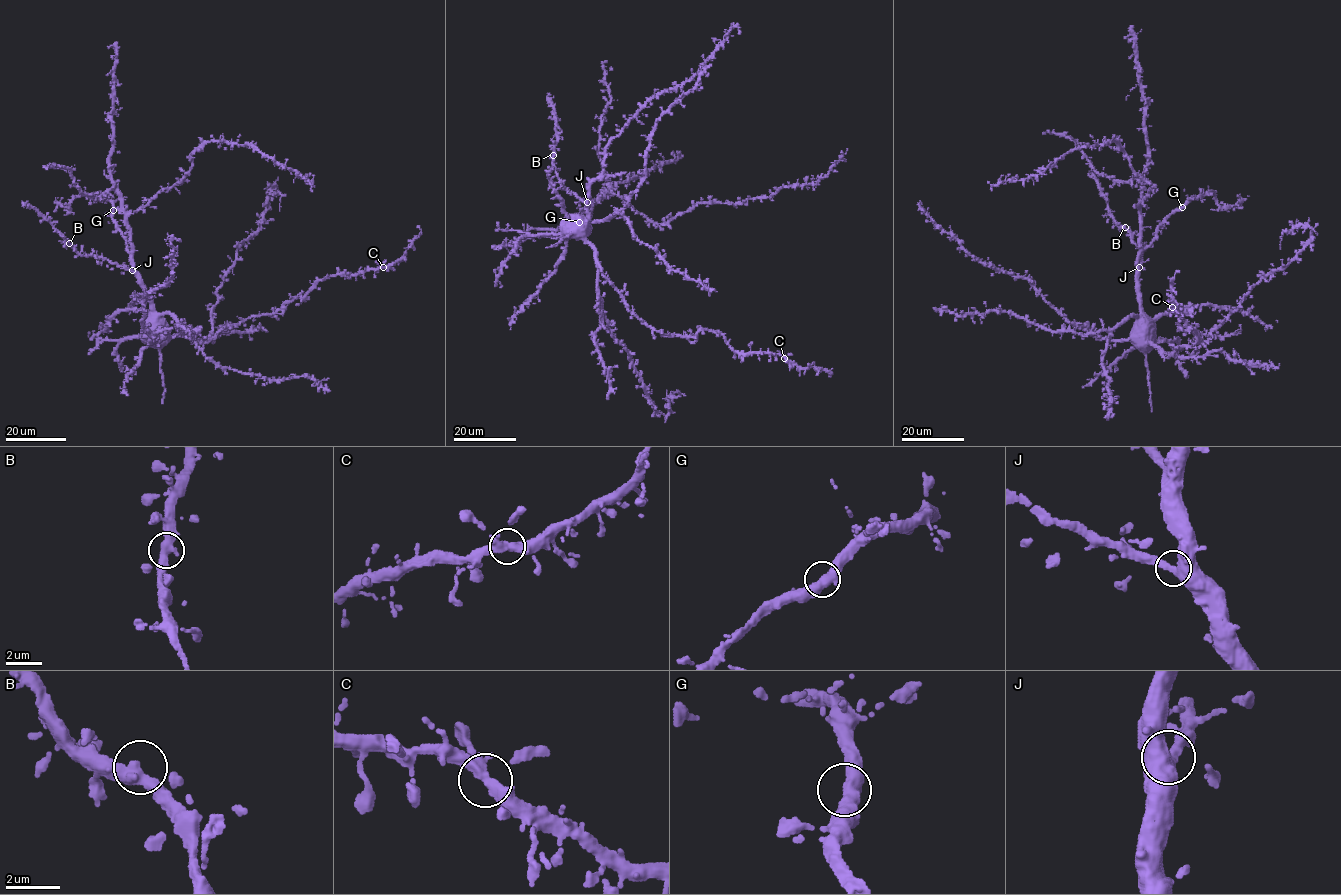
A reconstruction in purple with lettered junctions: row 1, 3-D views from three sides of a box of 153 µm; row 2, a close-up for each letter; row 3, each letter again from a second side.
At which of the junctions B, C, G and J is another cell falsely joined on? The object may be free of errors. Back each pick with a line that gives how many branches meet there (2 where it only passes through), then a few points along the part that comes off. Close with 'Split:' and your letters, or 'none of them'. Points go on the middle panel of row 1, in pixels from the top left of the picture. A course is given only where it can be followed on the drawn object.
Split: none of them

